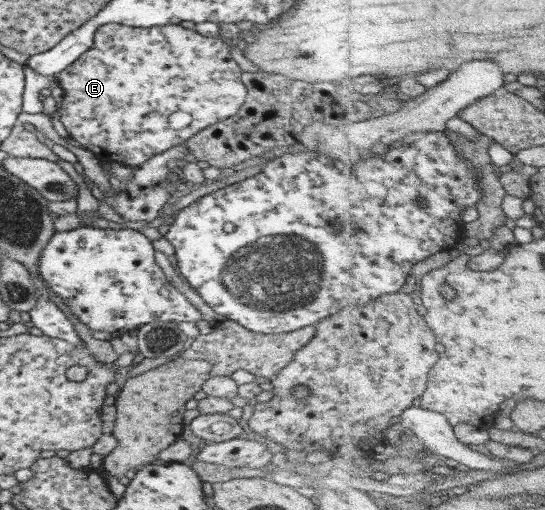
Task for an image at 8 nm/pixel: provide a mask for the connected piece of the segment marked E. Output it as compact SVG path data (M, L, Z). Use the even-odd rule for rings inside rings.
M109 23L103 25L98 29L93 45L85 51L79 59L76 59L70 66L67 66L61 73L58 73L58 85L63 90L63 103L61 103L61 109L59 109L59 115L61 123L63 123L65 129L69 133L69 137L75 139L77 143L81 143L85 149L93 149L93 147L99 147L107 153L113 153L113 155L119 155L123 157L121 163L130 166L138 166L145 163L153 155L157 155L163 152L175 151L178 149L185 140L193 137L196 133L199 133L205 127L209 127L214 123L223 121L232 115L235 115L241 106L246 101L247 88L241 81L241 68L238 63L233 60L231 52L229 52L229 41L218 37L204 37L194 31L194 29L185 29L181 25L165 25L165 27L149 27L149 29L128 27L120 25L119 23ZM175 111L186 111L191 115L192 121L183 129L175 130L169 126L169 117L175 113Z

